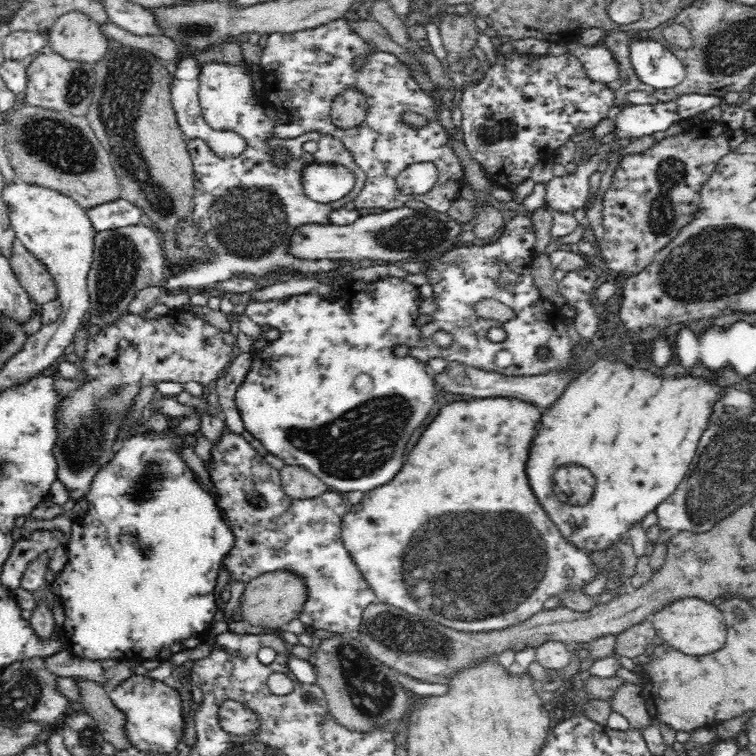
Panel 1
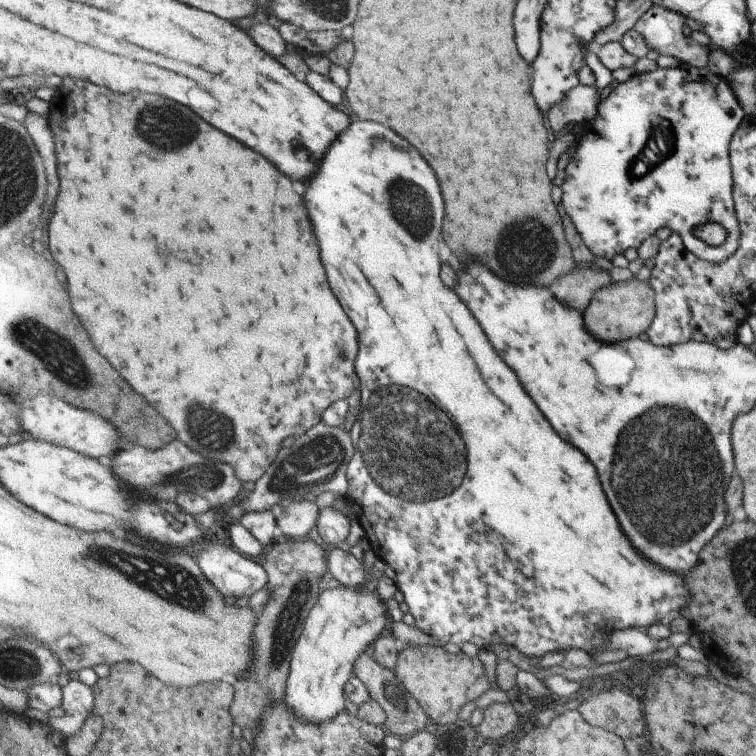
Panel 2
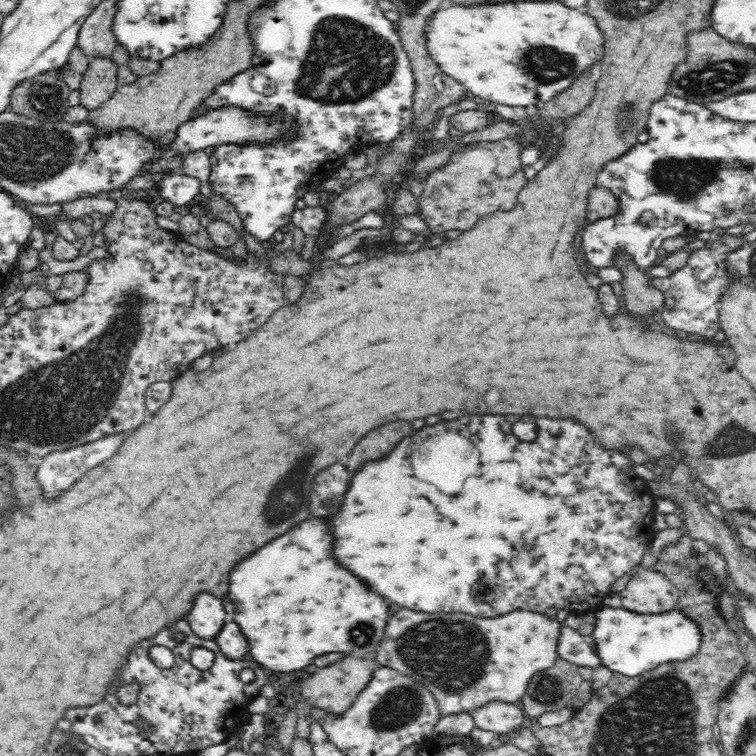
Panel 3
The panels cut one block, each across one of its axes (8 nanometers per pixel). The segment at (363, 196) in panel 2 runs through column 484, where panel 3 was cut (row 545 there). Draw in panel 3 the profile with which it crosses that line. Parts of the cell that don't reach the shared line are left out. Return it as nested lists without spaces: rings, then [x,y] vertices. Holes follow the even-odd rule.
[[[462,416],[460,420],[446,420],[416,430],[412,436],[404,438],[388,456],[366,462],[360,470],[352,474],[352,482],[340,502],[338,512],[324,516],[332,536],[332,552],[336,562],[352,576],[360,578],[372,592],[380,594],[386,602],[416,612],[464,613],[484,618],[502,616],[517,608],[544,613],[553,607],[566,609],[579,616],[586,612],[596,612],[602,606],[604,598],[612,592],[612,584],[618,578],[628,575],[628,571],[636,564],[641,563],[644,550],[648,548],[655,534],[652,530],[653,515],[656,513],[652,507],[654,495],[647,481],[634,472],[634,465],[628,455],[596,444],[584,426],[572,422],[558,424],[546,418],[532,418],[532,422],[536,424],[536,438],[532,442],[522,442],[512,432],[512,426],[520,420],[520,416]]]

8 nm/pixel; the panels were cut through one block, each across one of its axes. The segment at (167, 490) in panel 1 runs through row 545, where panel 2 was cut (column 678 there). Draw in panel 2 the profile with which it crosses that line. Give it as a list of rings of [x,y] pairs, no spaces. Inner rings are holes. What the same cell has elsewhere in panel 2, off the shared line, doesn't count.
[[[682,64],[677,68],[661,68],[653,72],[634,73],[632,77],[625,82],[613,83],[613,89],[610,94],[599,102],[597,114],[585,124],[587,131],[582,132],[582,139],[574,146],[576,150],[572,159],[567,163],[565,169],[565,184],[563,188],[563,200],[561,200],[561,208],[570,217],[574,223],[576,232],[580,235],[582,241],[586,244],[590,252],[599,258],[611,260],[615,254],[623,254],[629,248],[638,249],[649,236],[653,236],[659,232],[659,228],[663,226],[669,227],[674,232],[679,232],[683,237],[686,247],[695,256],[699,256],[701,260],[715,262],[715,264],[723,264],[725,260],[729,260],[735,252],[742,247],[742,226],[738,218],[738,210],[735,205],[734,198],[734,169],[731,164],[731,140],[734,139],[735,132],[742,126],[742,122],[746,119],[746,109],[739,102],[734,89],[731,88],[730,81],[721,74],[715,74],[709,66],[705,68],[697,68],[687,64]],[[711,222],[719,222],[721,226],[727,228],[729,236],[725,240],[723,246],[709,246],[696,235],[696,228],[699,224]]]

